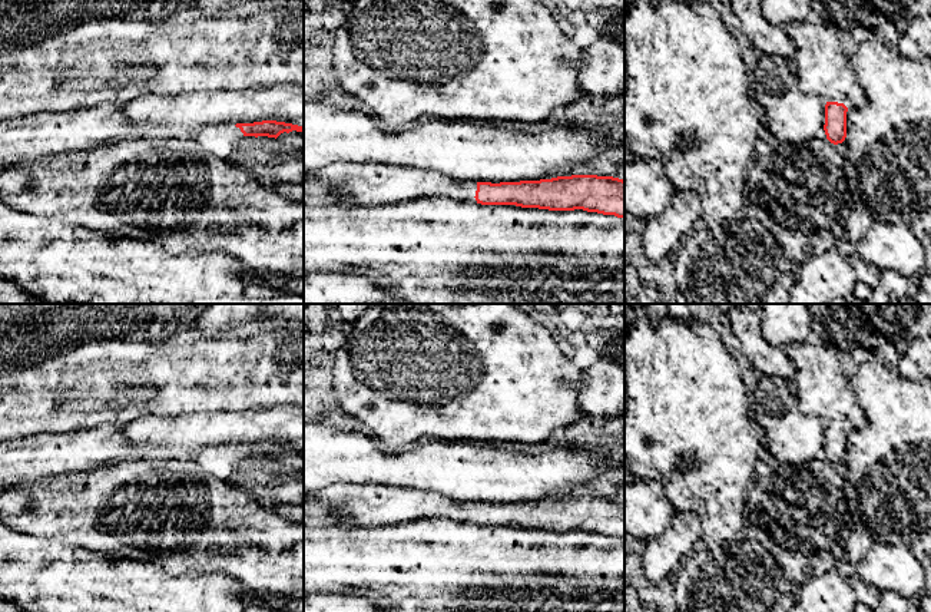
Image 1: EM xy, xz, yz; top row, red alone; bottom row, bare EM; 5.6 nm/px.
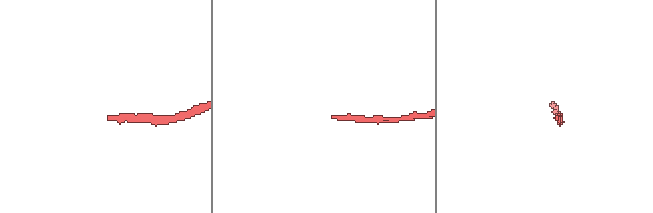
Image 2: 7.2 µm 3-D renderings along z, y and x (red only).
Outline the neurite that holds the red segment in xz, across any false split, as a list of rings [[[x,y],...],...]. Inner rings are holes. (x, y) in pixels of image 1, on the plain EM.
[[[339,483],[318,492],[304,493],[325,505],[328,513],[349,516],[357,526],[387,526],[431,516],[448,516],[460,523],[481,526],[516,526],[549,532],[583,530],[624,539],[624,502],[613,497],[571,496],[520,503],[458,503],[435,492],[410,486]]]

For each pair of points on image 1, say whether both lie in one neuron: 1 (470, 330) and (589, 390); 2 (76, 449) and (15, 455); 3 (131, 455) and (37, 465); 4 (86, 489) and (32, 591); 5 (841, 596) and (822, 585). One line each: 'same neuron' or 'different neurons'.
1: different neurons
2: same neuron
3: same neuron
4: different neurons
5: same neuron

